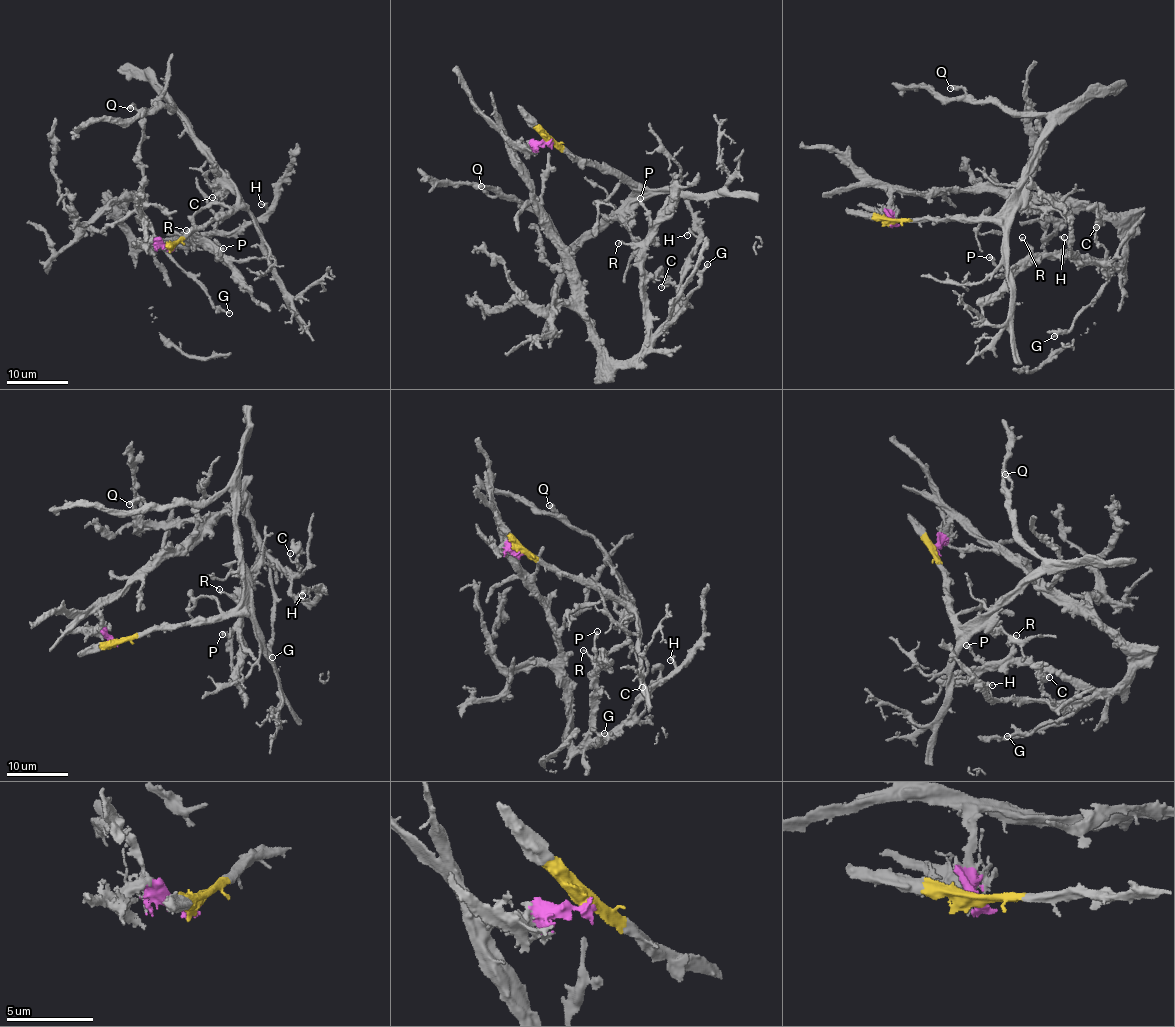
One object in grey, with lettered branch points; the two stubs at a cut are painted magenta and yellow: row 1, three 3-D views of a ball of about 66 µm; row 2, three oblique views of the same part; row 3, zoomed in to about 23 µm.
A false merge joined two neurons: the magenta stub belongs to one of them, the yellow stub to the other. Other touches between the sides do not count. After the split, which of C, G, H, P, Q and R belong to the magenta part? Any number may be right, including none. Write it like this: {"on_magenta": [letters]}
{"on_magenta": ["C", "G", "H", "P", "R"]}

